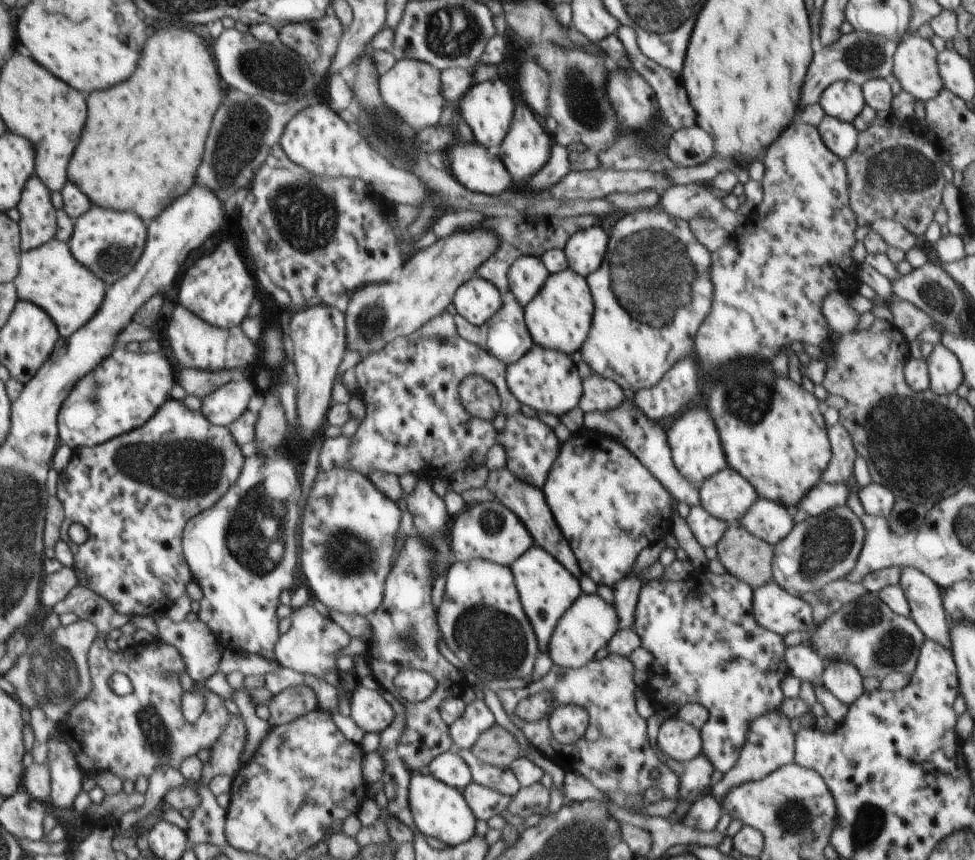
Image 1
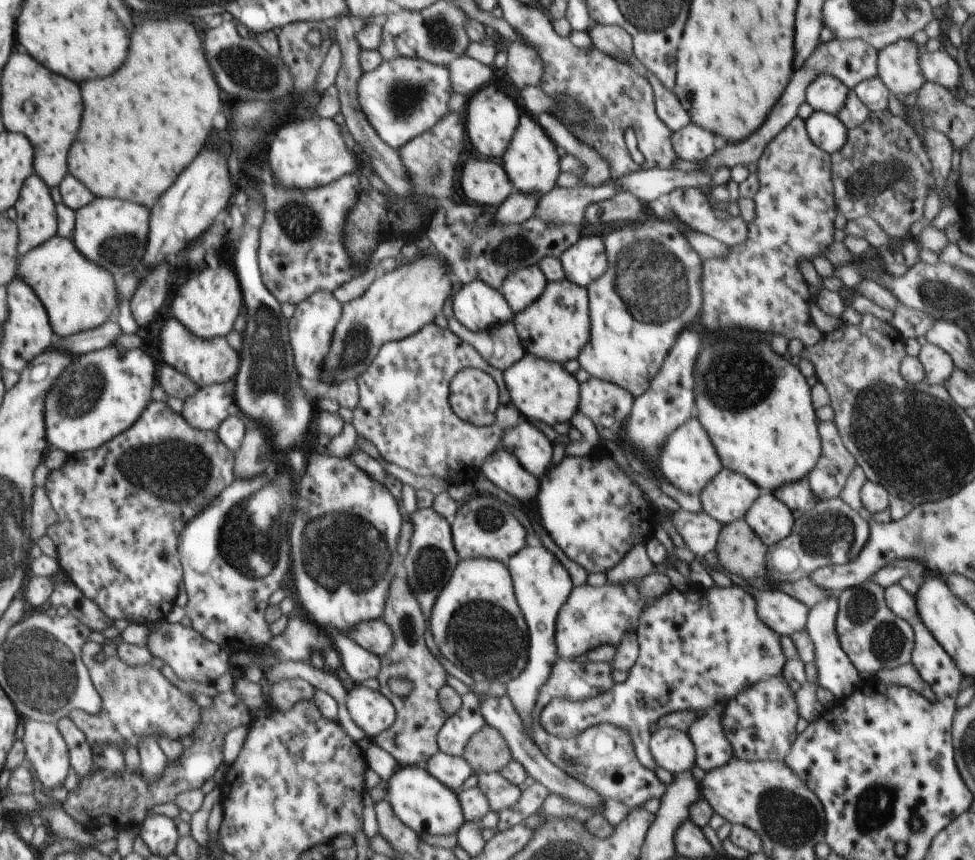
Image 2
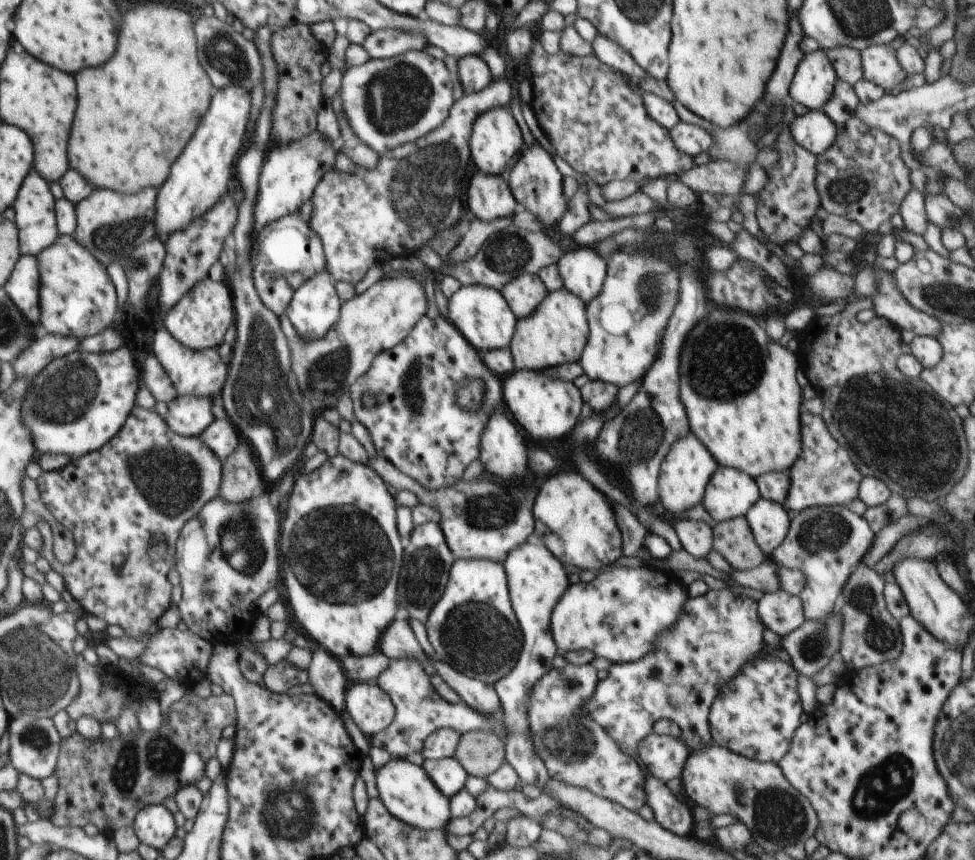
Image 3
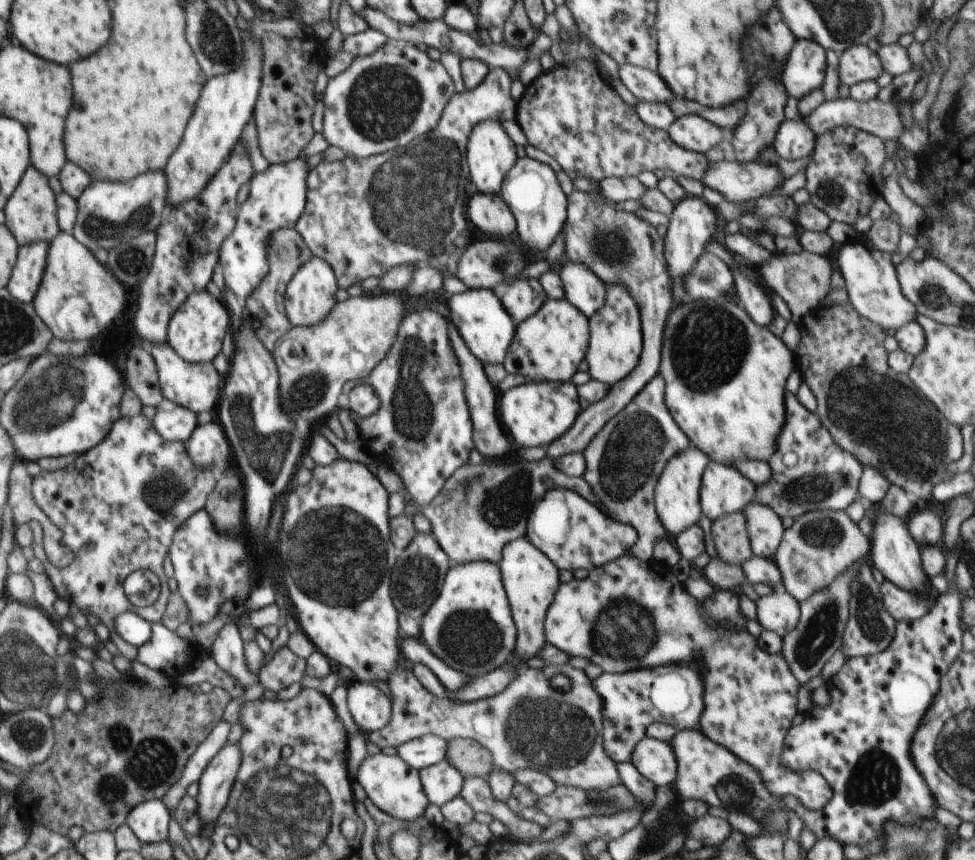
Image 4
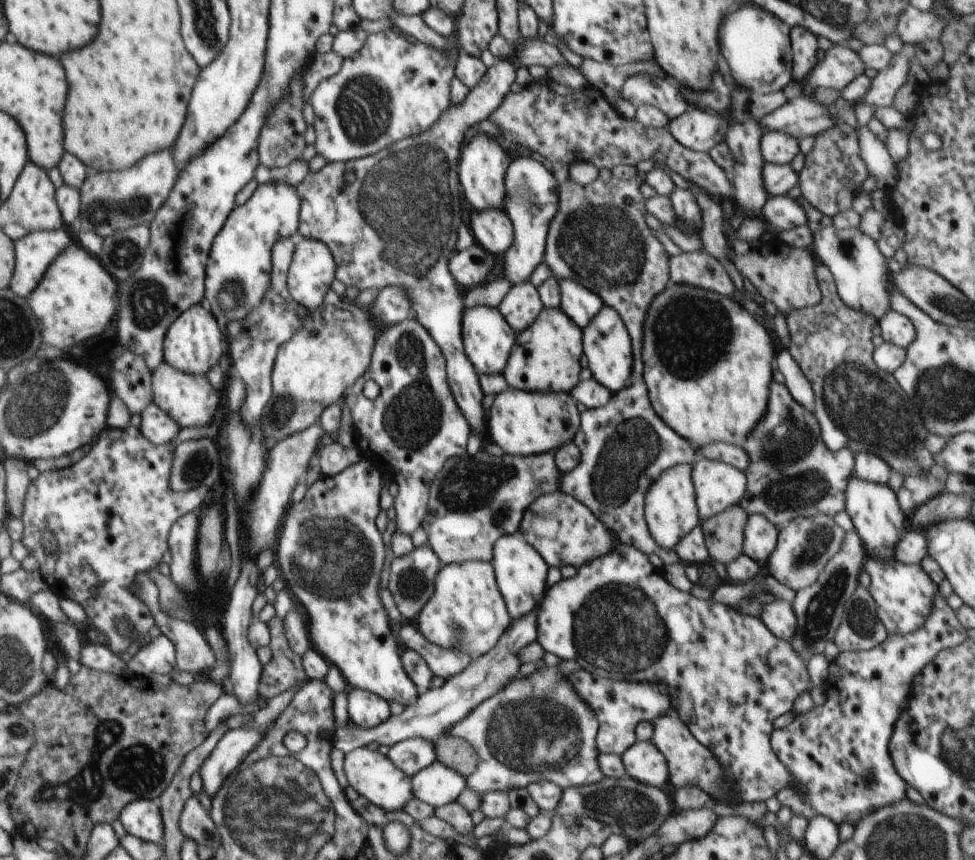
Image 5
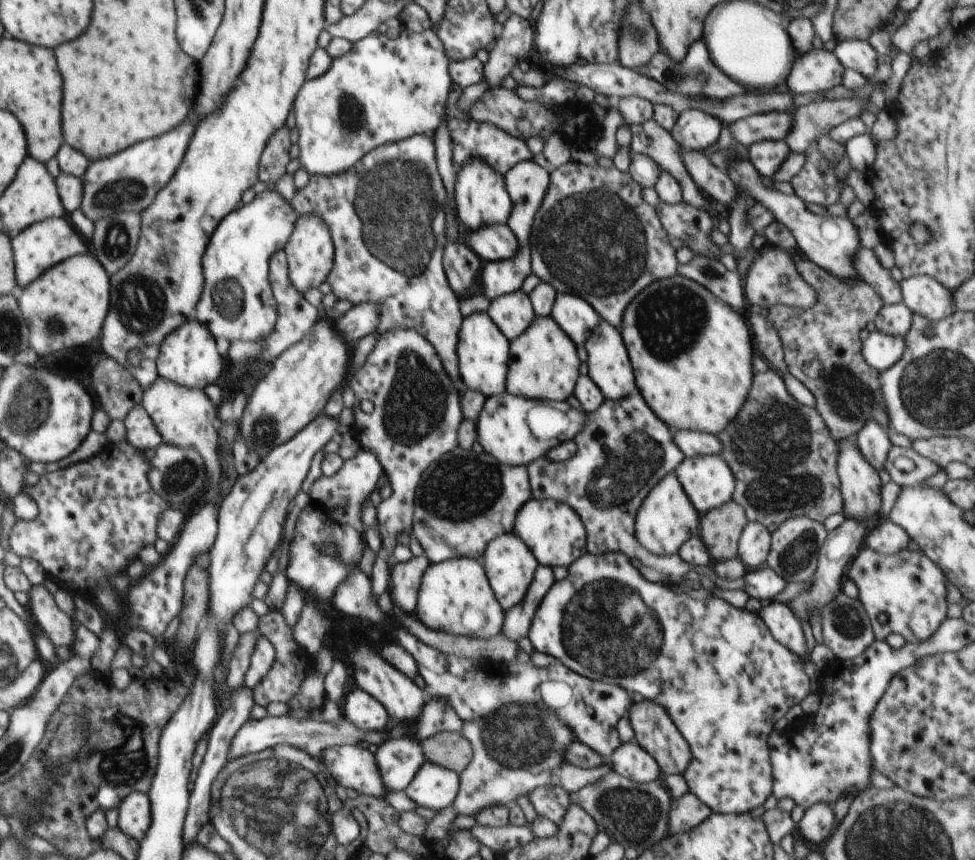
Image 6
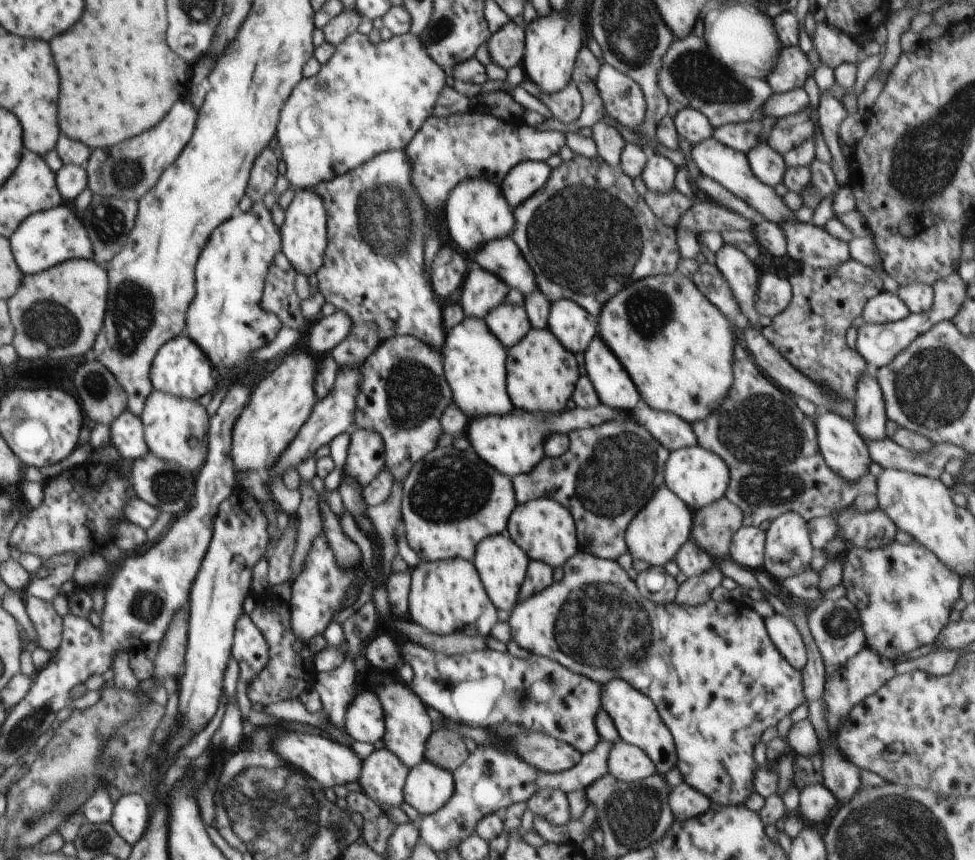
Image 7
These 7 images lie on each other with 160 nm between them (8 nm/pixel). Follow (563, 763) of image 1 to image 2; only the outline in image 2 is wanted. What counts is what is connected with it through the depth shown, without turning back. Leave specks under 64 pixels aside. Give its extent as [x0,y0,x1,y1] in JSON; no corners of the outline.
[532,659,667,810]

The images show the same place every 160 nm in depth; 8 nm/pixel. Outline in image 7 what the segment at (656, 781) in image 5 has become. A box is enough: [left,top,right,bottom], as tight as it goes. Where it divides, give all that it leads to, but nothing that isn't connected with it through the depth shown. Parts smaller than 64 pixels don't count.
[607,738,657,782]

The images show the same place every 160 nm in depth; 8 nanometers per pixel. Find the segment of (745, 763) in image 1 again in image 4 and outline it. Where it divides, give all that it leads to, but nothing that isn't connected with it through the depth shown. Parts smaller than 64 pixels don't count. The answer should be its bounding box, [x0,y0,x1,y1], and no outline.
[544,553,831,811]

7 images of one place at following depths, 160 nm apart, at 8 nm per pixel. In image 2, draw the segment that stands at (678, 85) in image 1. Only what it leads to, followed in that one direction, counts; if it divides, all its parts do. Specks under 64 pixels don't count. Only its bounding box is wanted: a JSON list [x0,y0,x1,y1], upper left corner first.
[647,71,691,132]

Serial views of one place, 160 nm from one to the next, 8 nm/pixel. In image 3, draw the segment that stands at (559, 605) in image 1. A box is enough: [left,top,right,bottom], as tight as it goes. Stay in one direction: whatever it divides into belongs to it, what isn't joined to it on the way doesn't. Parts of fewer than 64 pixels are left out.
[494,542,570,789]

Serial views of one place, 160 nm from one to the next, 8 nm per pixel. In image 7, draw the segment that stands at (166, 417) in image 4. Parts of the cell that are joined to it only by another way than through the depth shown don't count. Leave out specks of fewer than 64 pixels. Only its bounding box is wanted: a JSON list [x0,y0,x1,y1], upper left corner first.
[110,409,149,464]

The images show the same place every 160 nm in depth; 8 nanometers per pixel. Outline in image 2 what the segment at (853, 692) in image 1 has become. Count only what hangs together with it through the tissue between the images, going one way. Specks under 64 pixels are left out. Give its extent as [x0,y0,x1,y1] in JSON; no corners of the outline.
[806,596,861,700]

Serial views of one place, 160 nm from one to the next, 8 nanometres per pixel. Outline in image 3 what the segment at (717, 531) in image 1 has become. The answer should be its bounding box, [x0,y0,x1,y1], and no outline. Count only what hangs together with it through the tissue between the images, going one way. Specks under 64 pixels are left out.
[673,515,713,558]

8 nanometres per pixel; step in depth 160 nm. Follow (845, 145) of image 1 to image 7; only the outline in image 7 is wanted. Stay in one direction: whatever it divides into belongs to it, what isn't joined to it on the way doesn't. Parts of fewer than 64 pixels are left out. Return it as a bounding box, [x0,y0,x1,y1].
[746,141,787,187]

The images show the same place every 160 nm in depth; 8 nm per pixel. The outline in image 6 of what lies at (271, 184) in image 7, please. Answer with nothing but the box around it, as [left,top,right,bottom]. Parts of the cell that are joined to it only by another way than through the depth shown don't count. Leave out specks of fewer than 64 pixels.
[259,124,290,183]

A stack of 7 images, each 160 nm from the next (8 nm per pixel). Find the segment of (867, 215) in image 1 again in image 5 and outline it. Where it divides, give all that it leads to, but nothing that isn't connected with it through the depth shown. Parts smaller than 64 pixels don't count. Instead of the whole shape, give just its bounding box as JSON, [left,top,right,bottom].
[799,122,869,217]

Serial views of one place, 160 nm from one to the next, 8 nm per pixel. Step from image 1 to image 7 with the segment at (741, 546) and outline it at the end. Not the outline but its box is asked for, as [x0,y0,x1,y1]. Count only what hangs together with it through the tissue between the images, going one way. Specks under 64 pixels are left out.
[691,496,743,561]

